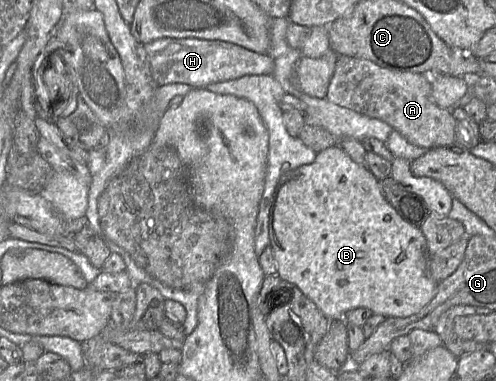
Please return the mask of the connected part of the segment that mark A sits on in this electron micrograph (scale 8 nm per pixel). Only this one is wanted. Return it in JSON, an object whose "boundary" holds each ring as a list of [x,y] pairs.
{"boundary":[[[339,55],[326,99],[389,124],[408,142],[423,148],[455,144],[455,122],[451,111],[440,108],[431,96],[430,75],[393,71],[372,61]]]}

